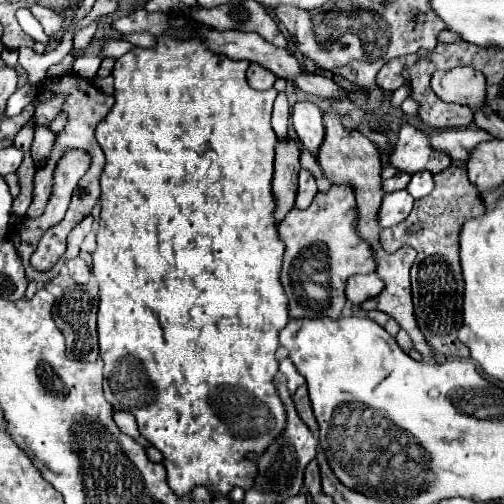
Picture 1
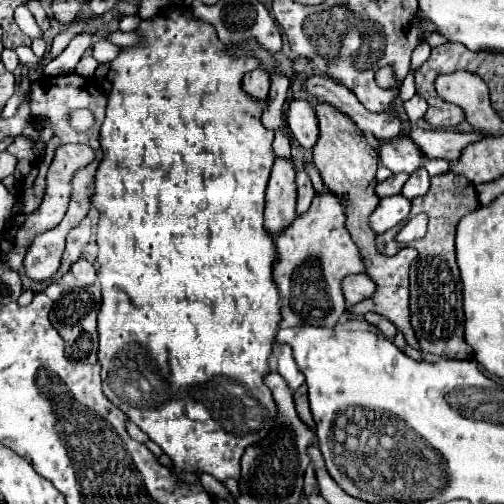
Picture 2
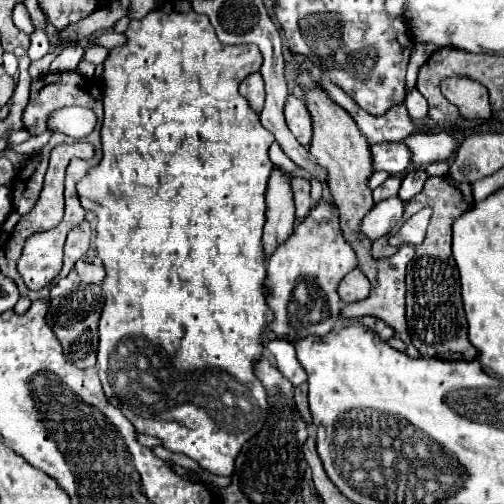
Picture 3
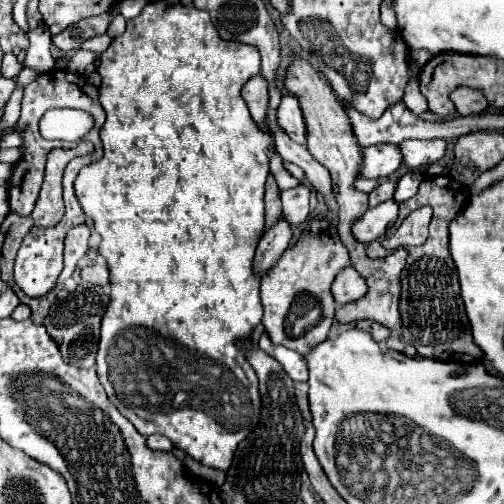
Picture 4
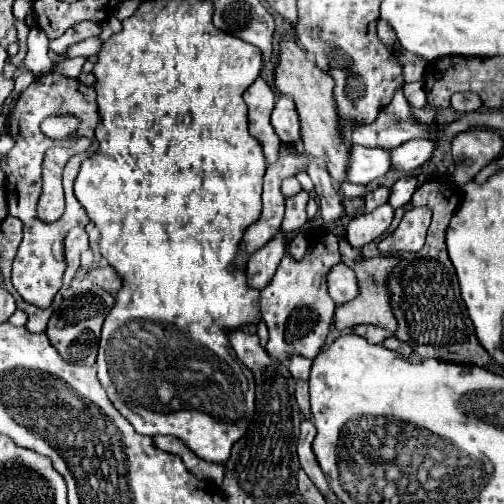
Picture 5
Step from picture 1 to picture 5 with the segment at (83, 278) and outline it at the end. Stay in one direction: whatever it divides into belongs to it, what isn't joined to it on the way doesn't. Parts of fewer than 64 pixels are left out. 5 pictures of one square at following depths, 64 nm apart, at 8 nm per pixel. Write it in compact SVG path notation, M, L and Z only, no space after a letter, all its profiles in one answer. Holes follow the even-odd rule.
M100 266L96 270L92 270L88 274L92 278L92 282L112 294L118 292L118 288L122 288L122 278L116 274L116 270L112 266Z

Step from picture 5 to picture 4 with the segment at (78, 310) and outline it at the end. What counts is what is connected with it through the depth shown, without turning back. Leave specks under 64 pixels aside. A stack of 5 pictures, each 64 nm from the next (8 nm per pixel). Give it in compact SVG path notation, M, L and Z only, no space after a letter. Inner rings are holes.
M92 286L82 292L68 294L64 300L58 300L56 306L52 306L50 314L44 320L44 326L52 340L56 340L62 358L80 368L92 368L96 350L98 350L98 340L100 340L100 322L110 304L110 292L104 286Z

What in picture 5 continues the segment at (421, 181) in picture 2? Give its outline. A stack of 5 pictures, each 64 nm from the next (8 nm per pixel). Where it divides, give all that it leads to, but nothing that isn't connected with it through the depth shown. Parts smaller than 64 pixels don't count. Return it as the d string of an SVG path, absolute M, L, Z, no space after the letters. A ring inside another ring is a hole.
M402 176L402 178L390 188L390 200L388 200L388 204L392 204L392 208L404 206L406 202L410 202L416 186L418 186L416 176Z

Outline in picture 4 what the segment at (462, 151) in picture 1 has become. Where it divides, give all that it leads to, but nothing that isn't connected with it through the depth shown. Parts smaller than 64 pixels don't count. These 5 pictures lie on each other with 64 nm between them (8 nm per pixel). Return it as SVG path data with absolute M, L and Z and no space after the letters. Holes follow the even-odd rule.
M404 140L400 152L404 154L404 166L416 170L424 164L432 164L444 156L446 140Z

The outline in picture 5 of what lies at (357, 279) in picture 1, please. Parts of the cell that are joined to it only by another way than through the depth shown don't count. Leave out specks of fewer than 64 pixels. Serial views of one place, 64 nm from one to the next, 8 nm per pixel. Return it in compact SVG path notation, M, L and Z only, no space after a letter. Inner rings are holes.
M336 264L336 268L332 268L332 272L328 272L326 288L328 288L328 294L332 296L332 300L338 306L344 304L344 302L348 302L348 300L352 300L358 294L356 276L344 264Z

